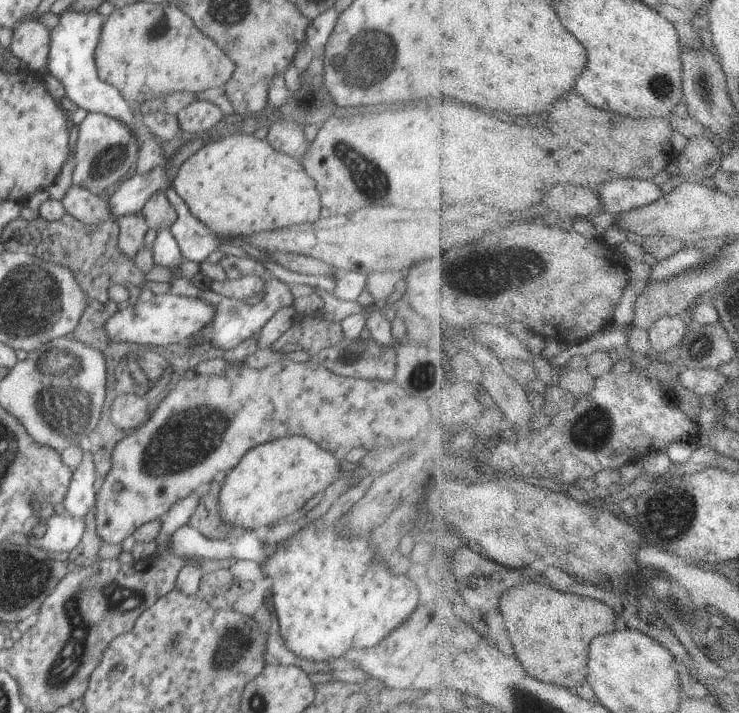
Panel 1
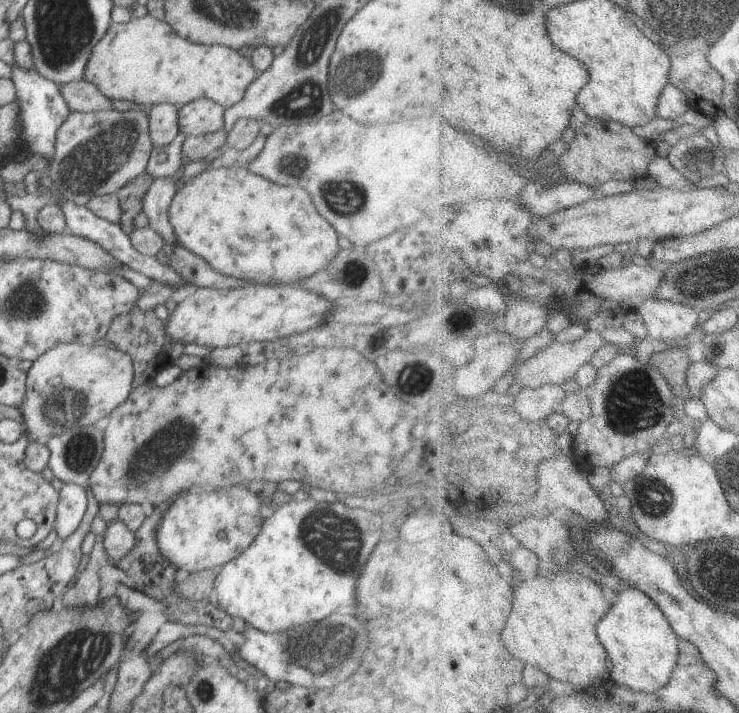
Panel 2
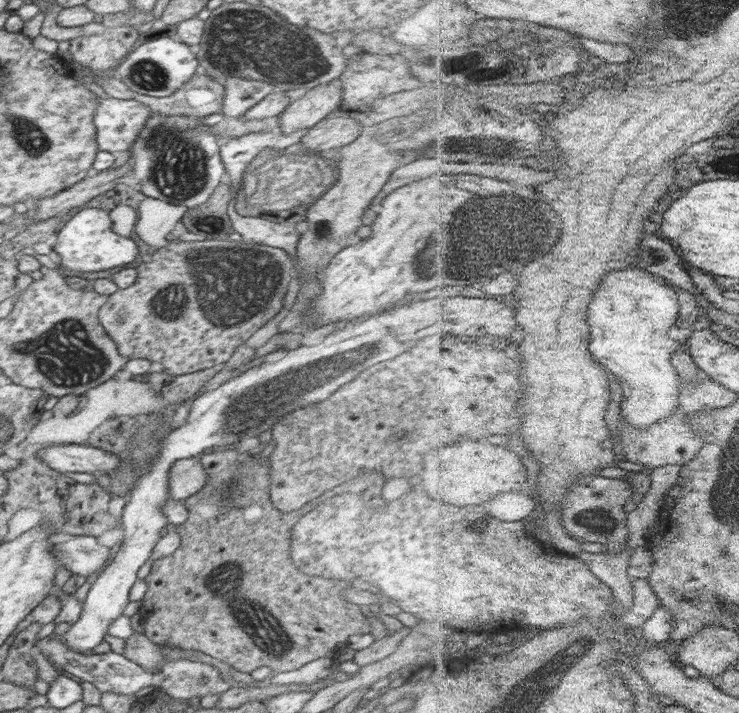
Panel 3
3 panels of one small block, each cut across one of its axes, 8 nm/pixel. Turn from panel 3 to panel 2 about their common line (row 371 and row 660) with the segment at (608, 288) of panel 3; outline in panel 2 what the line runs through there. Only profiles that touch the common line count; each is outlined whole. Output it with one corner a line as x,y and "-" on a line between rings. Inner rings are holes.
630,588
615,597
617,602
613,604
610,614
600,622
598,634
602,638
602,644
608,648
610,654
611,679
620,685
629,687
630,690
640,693
655,694
670,685
681,656
681,637
670,625
669,619
662,608
642,590

